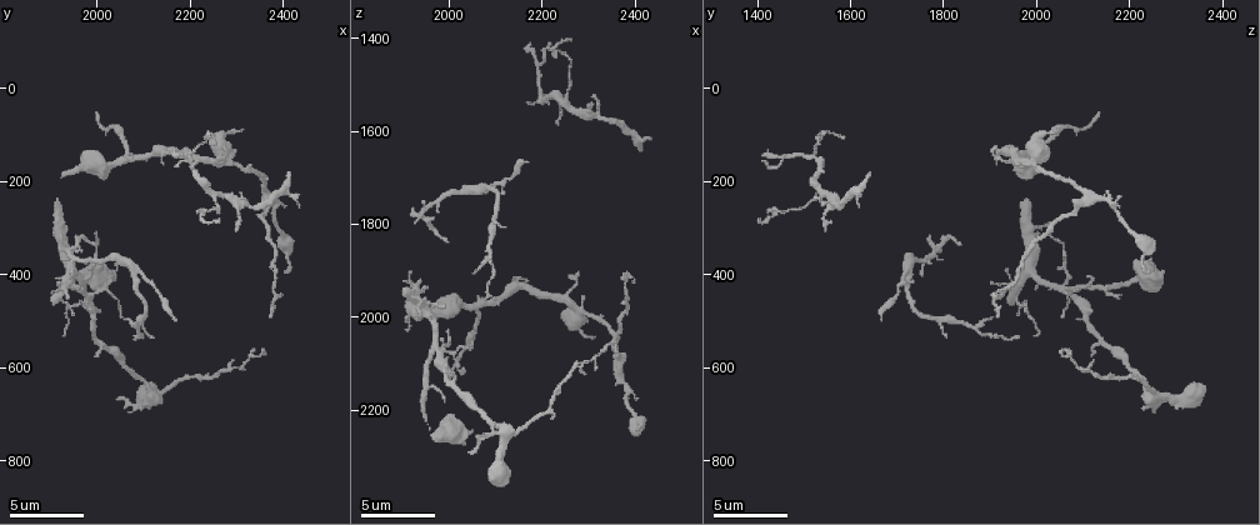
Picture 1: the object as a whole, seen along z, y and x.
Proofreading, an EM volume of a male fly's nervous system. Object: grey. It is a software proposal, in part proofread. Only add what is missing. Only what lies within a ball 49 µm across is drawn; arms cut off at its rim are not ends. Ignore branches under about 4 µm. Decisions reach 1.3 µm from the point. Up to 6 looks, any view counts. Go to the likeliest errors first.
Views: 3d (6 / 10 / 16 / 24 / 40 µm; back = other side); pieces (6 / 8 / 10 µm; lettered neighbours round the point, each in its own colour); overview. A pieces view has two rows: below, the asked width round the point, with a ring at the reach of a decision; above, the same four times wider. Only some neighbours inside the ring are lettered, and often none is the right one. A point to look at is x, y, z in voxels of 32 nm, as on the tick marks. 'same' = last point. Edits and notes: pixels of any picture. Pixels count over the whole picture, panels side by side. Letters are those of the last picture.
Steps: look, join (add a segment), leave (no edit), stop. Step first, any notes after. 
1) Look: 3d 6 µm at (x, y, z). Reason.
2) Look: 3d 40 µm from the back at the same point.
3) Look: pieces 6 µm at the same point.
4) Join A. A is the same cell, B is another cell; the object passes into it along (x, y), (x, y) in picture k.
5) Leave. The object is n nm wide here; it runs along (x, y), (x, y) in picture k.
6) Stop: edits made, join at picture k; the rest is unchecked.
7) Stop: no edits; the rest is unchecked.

Look: pieces 10 µm at (2375, 490, 1915). Thin end.

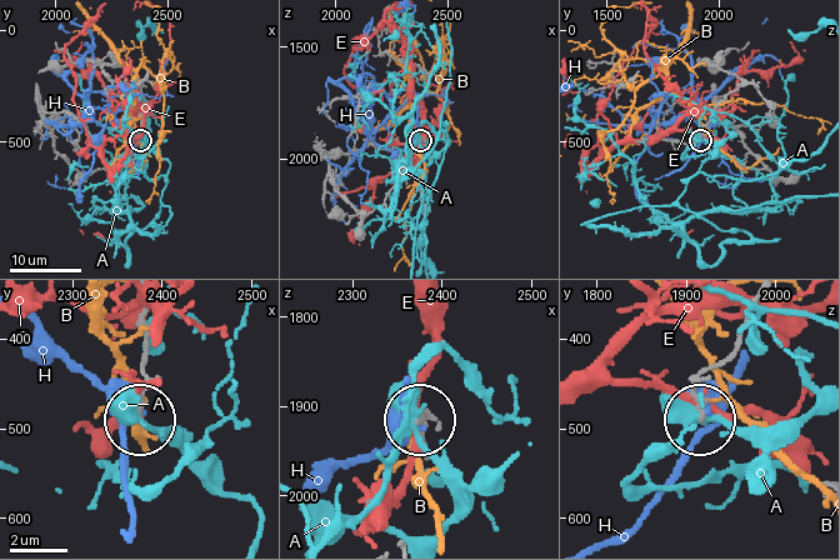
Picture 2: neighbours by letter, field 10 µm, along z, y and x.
Leave. A, B, E and H are other cells; none of them fits.

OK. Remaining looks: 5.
Look: 3d 6 µm at (2410, 395, 2235). Branch stops here.

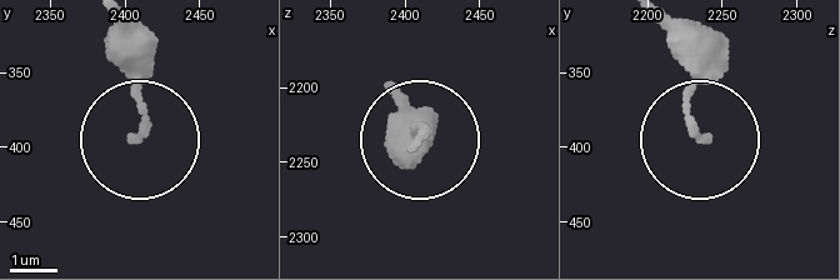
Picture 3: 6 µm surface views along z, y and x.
Look: pieces 8 µm at (2406, 392, 2238). See the neighbours.

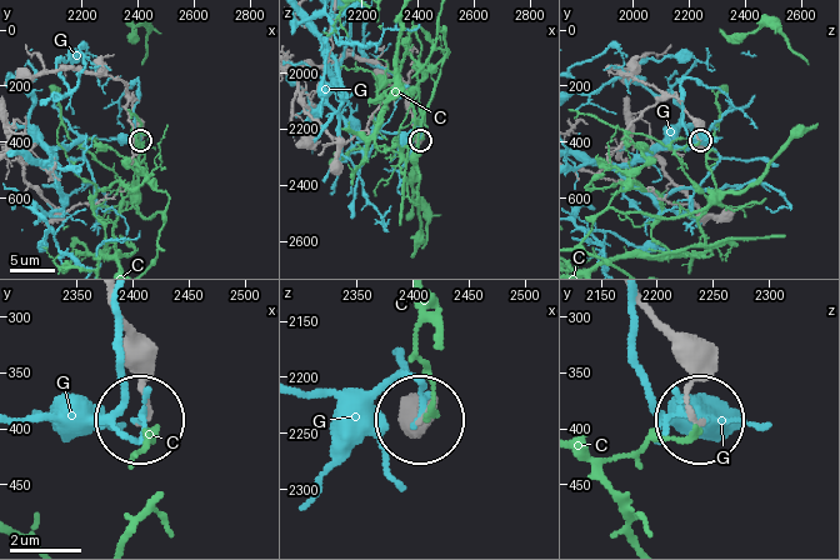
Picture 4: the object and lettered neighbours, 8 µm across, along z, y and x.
Leave. C and G are other cells; it runs along (638, 305), (683, 368), (694, 419) in picture 4; none of them fits.

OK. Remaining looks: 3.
Look: 3d 6 µm at (2270, 130, 1905).

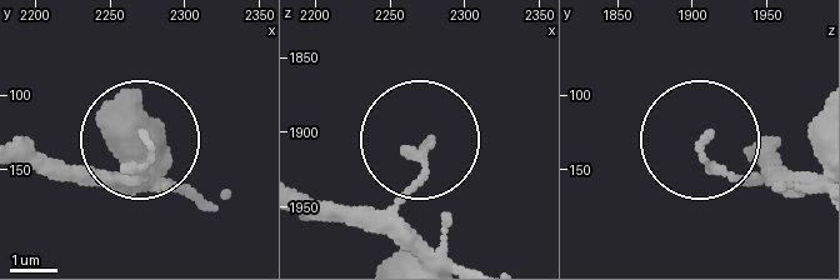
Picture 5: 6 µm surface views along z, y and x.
Look: pieces 8 µm at (2274, 126, 1908).

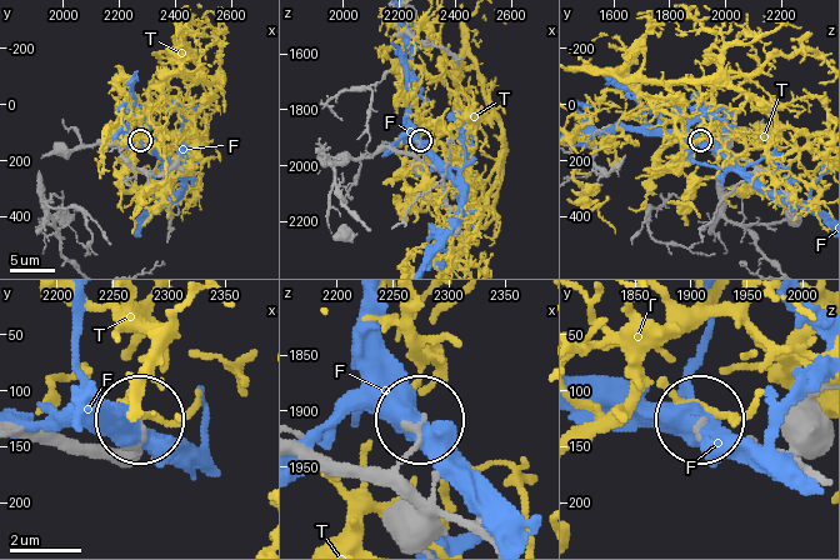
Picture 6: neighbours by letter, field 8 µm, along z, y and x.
Leave. F and T are other cells; none of them fits.

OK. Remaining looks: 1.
Stop: no edits; the rest is unchecked.

